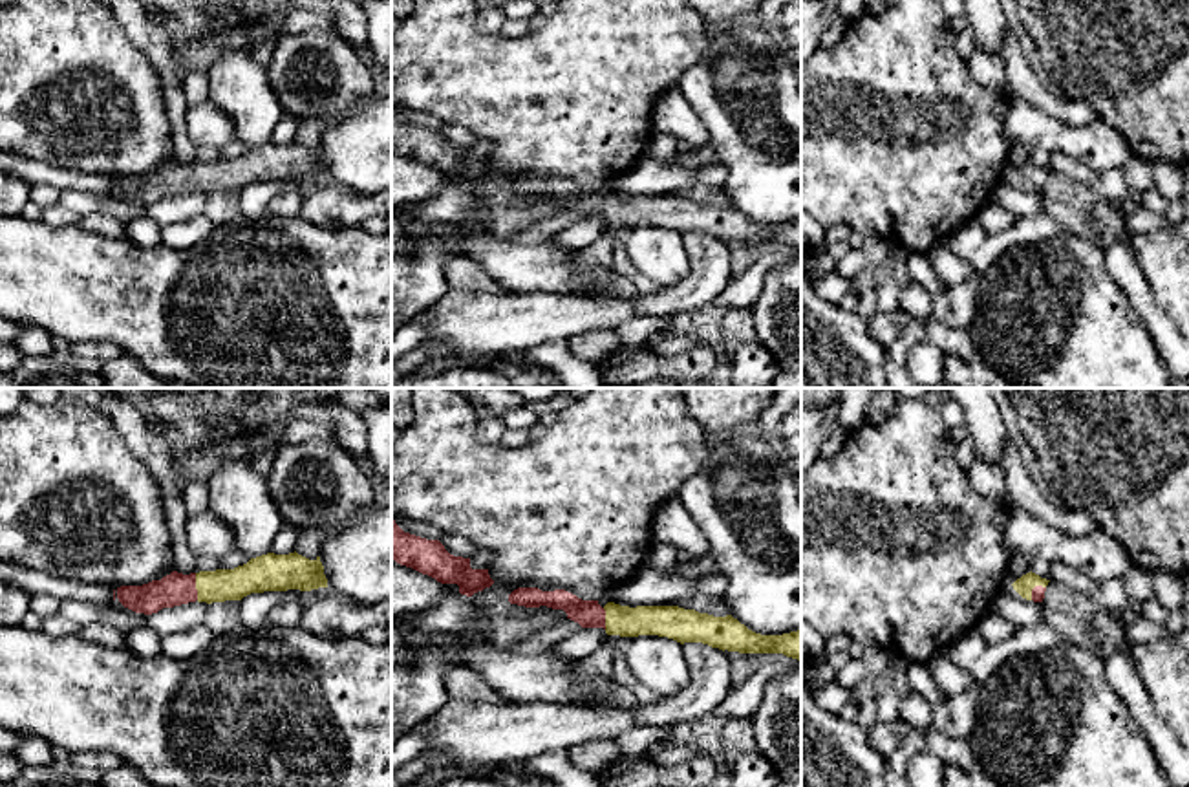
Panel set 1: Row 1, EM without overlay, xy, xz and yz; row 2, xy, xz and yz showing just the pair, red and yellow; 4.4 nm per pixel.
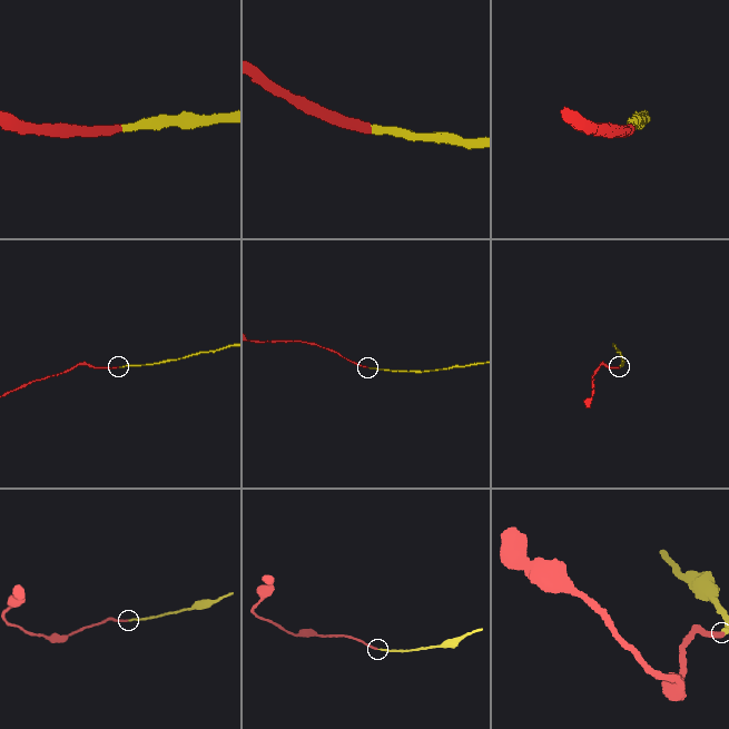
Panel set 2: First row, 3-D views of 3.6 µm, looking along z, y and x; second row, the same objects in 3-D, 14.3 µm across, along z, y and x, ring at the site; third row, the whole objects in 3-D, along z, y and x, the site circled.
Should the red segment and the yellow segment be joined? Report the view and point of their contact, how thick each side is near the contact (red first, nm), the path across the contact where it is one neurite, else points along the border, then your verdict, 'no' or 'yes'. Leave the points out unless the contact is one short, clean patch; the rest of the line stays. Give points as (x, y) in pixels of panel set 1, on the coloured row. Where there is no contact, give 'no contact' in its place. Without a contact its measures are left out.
xy (194, 586) | 140/140 nm | yes

